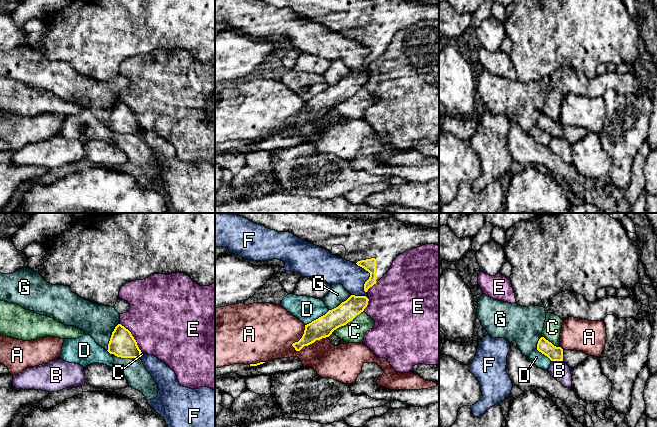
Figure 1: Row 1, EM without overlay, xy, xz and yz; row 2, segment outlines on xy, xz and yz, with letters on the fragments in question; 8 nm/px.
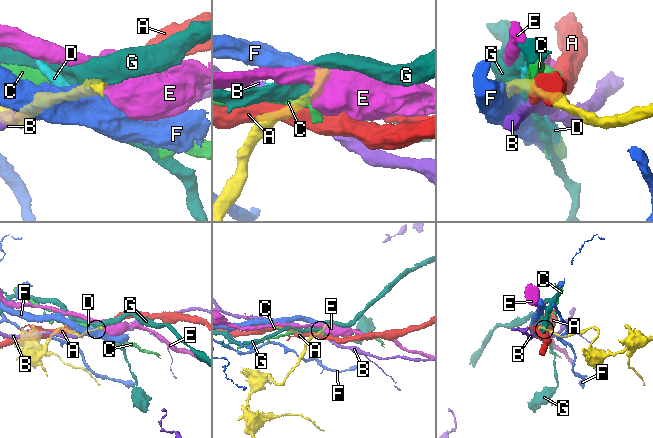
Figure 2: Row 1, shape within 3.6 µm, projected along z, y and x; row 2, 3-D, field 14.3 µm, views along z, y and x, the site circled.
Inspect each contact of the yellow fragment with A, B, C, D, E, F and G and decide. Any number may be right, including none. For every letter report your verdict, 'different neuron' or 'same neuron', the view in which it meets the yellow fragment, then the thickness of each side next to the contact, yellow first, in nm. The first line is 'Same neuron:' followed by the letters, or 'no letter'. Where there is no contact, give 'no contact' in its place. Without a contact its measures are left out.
Same neuron: no letter
A: different neuron | xz | 160/280 nm
B: different neuron | yz | 120/150 nm
C: different neuron | xz | 160/180 nm
D: different neuron | xz | 160/200 nm
E: different neuron | xy | 220/500 nm
F: different neuron | xz | 100/200 nm
G: different neuron | xy | 220/280 nm

